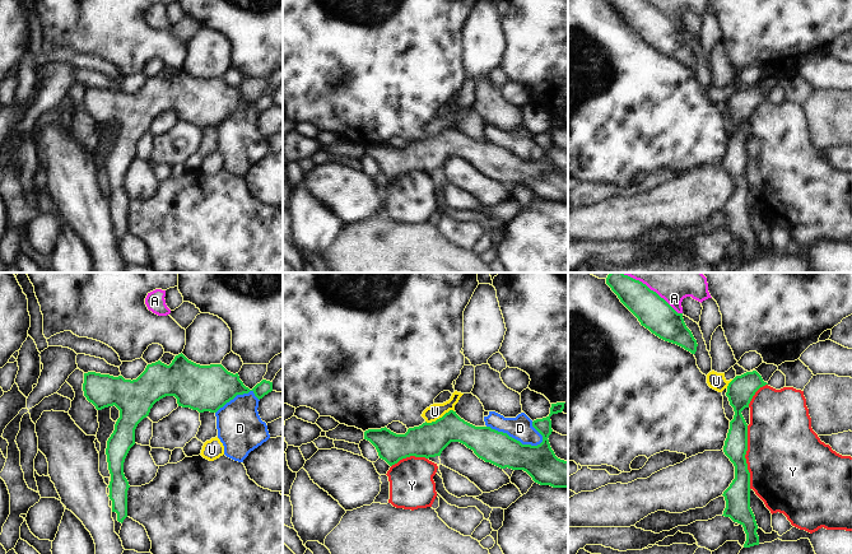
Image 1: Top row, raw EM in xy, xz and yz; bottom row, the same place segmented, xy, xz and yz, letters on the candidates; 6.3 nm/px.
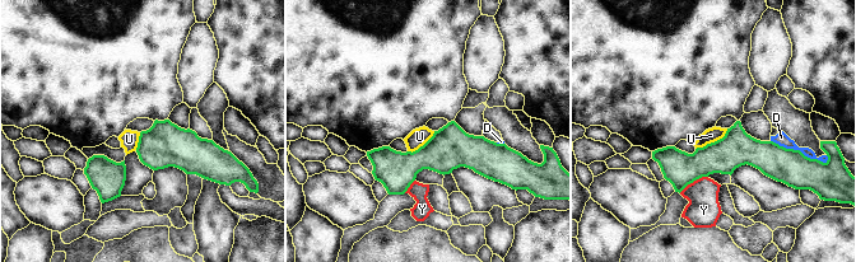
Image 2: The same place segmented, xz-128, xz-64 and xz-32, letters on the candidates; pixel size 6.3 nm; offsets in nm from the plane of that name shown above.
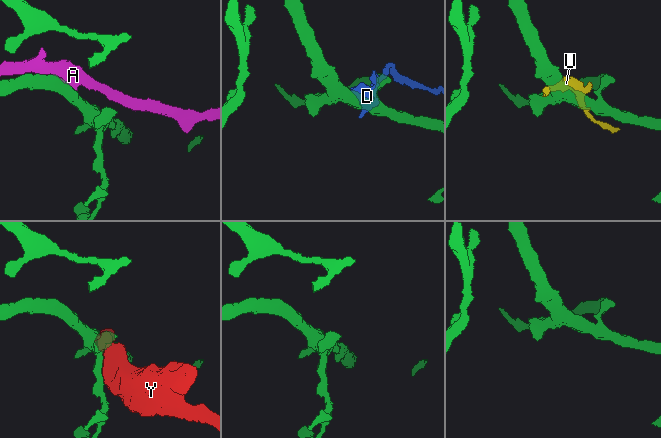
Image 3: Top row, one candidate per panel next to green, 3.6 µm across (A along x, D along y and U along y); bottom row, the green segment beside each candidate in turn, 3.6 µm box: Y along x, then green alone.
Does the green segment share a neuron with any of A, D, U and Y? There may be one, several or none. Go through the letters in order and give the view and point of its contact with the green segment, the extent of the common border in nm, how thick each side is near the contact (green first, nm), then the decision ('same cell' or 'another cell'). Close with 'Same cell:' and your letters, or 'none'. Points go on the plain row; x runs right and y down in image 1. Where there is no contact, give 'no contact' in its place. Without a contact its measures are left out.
A: meets green in yz at (662, 13); contact 300 nm long; 220 nm thick on the green side, 130 nm on the other; another cell
D: meets green in xz at (513, 153); contact 380 nm long; 220 nm thick on the green side, 150 nm on the other; another cell
U: meets green in xz at (440, 133); contact 200 nm long; 220 nm thick on the green side, 100 nm on the other; another cell
Y: meets green in yz at (744, 172); contact 400 nm long; 160 nm thick on the green side, 480 nm on the other; another cell
Same cell: none

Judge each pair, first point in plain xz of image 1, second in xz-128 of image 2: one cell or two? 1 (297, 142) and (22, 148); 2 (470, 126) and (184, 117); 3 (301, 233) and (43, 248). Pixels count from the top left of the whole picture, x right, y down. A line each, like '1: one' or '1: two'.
1: one
2: one
3: one

